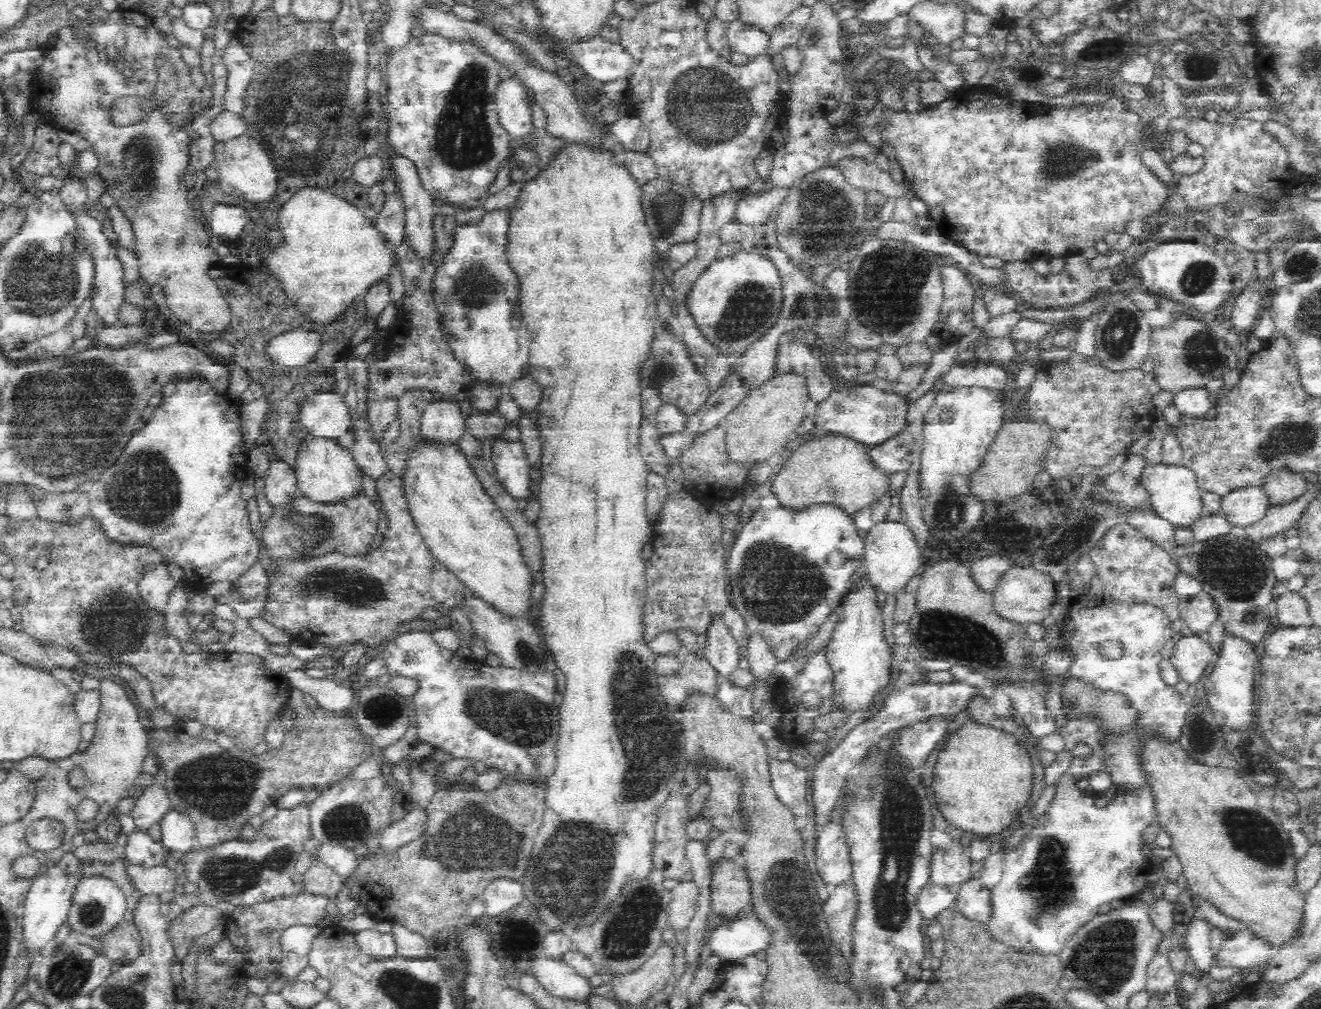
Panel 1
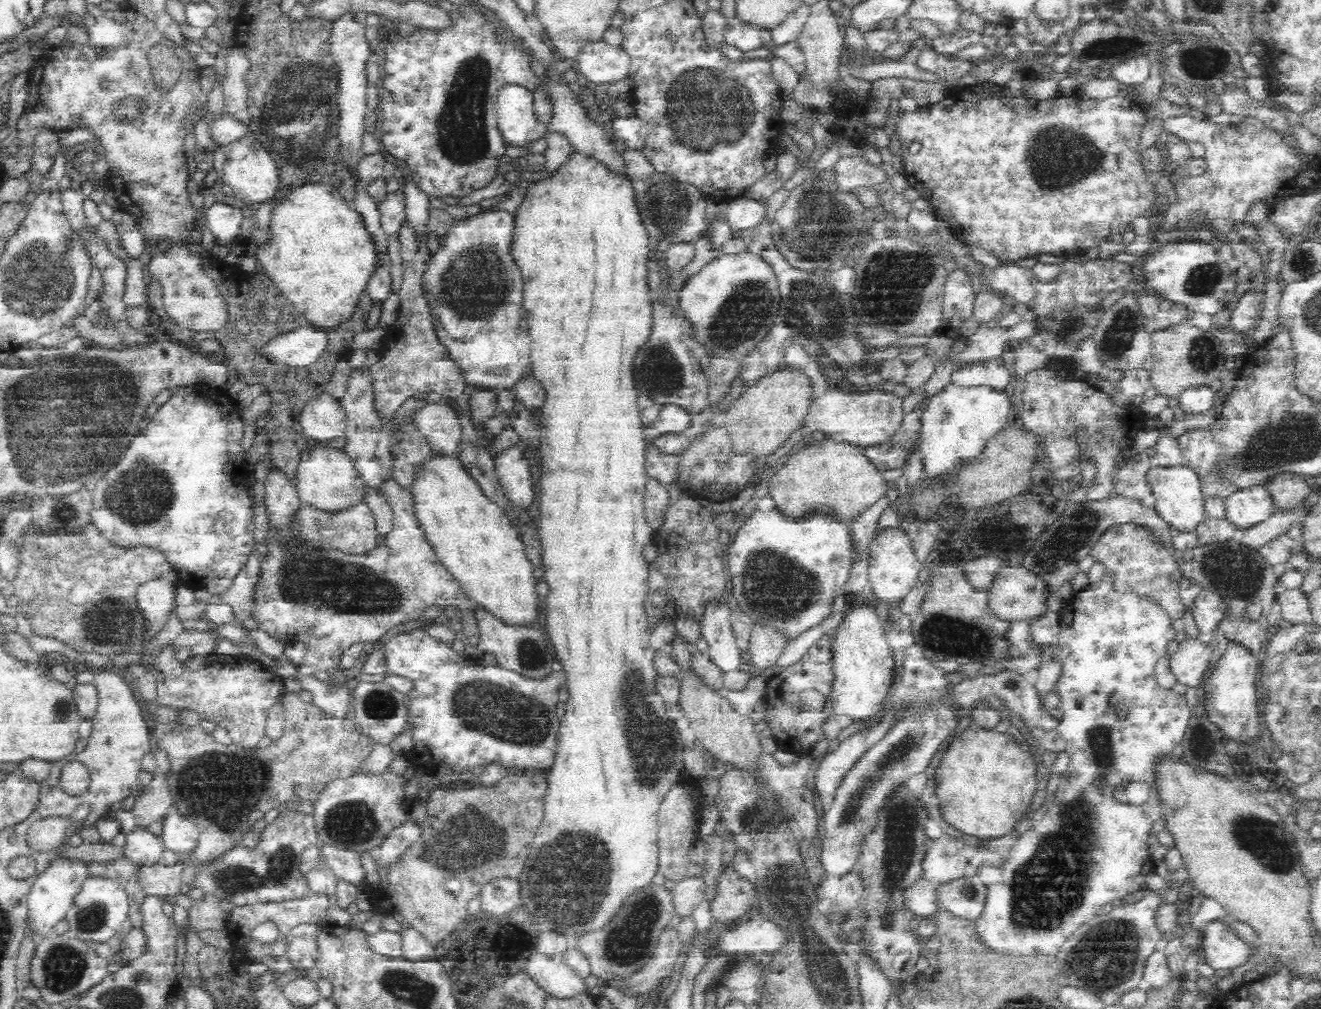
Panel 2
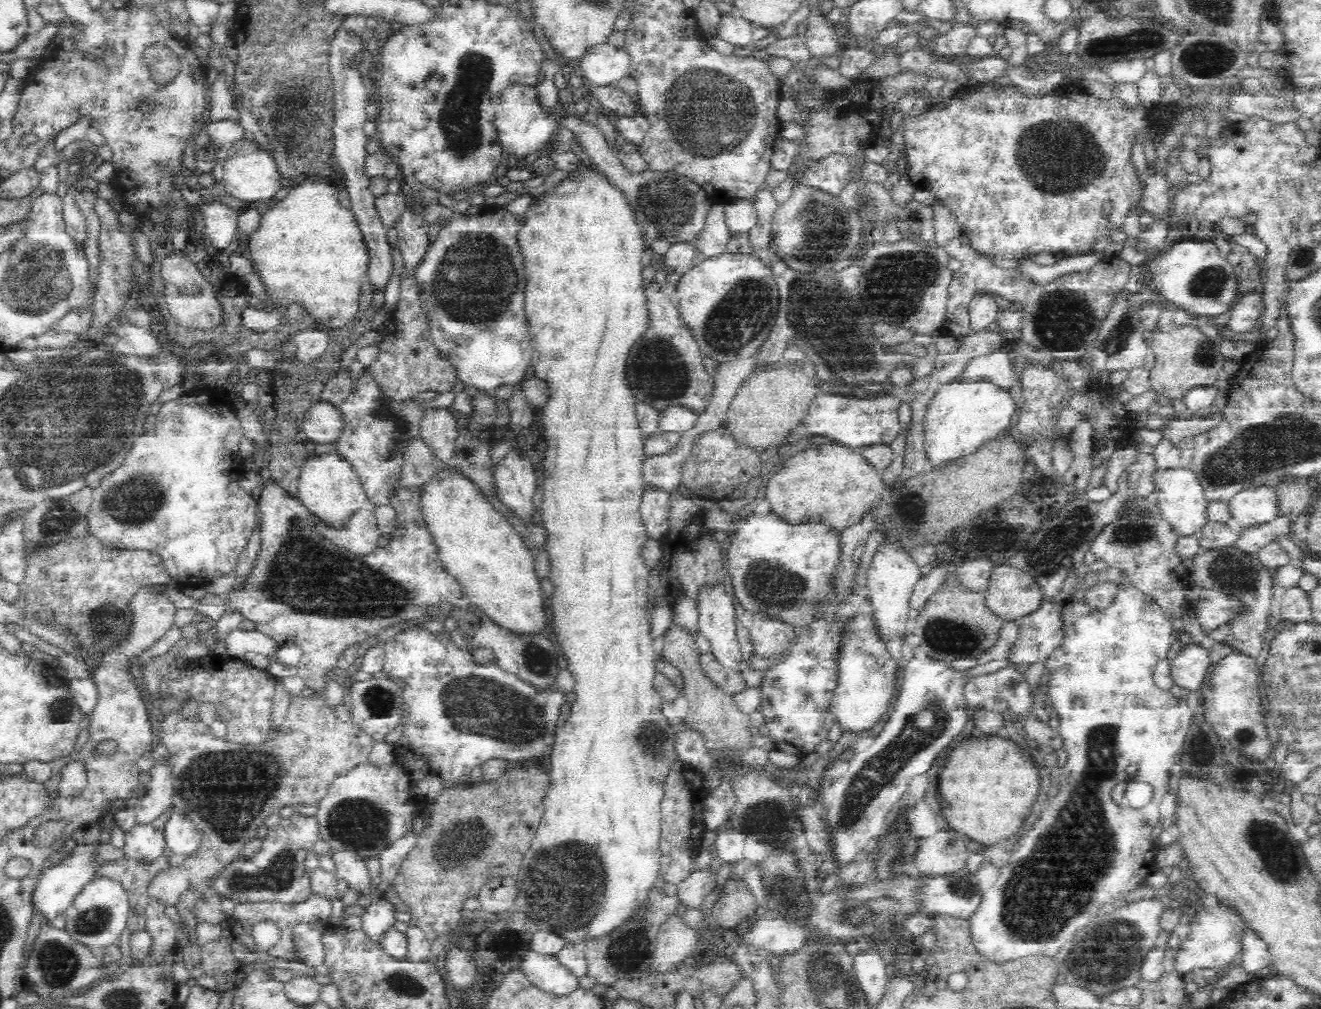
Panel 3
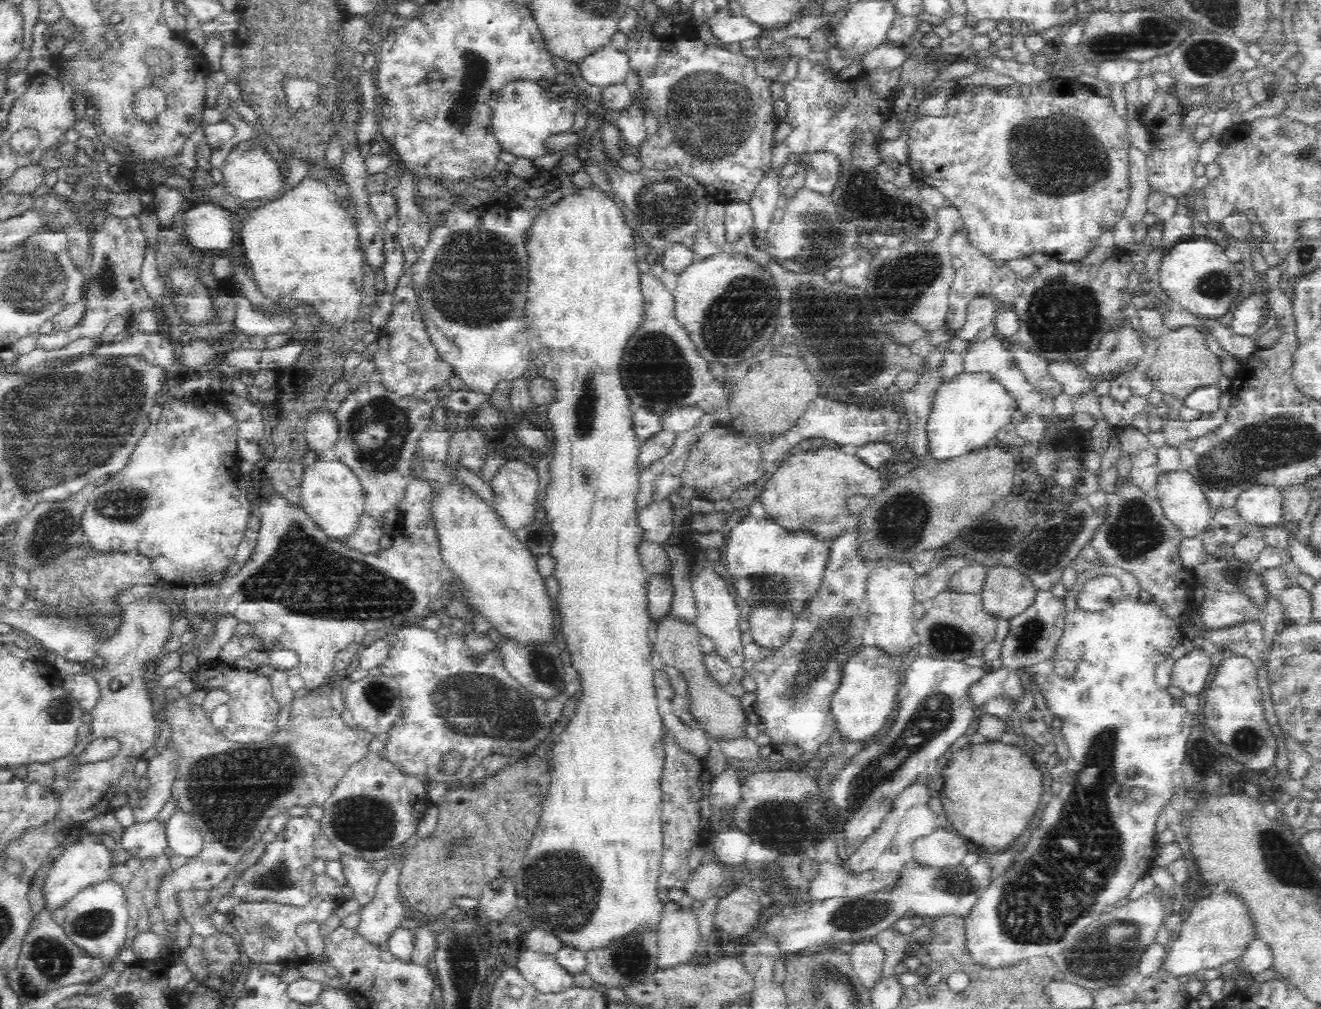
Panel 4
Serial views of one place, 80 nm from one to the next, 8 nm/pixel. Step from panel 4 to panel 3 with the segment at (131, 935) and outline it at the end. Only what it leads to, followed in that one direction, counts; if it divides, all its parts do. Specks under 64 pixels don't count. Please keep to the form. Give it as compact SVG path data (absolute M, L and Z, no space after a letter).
M160 856L152 862L139 862L125 857L98 868L98 876L118 881L129 900L128 932L134 934L146 930L146 907L150 902L150 884L154 876L169 866L169 858Z

